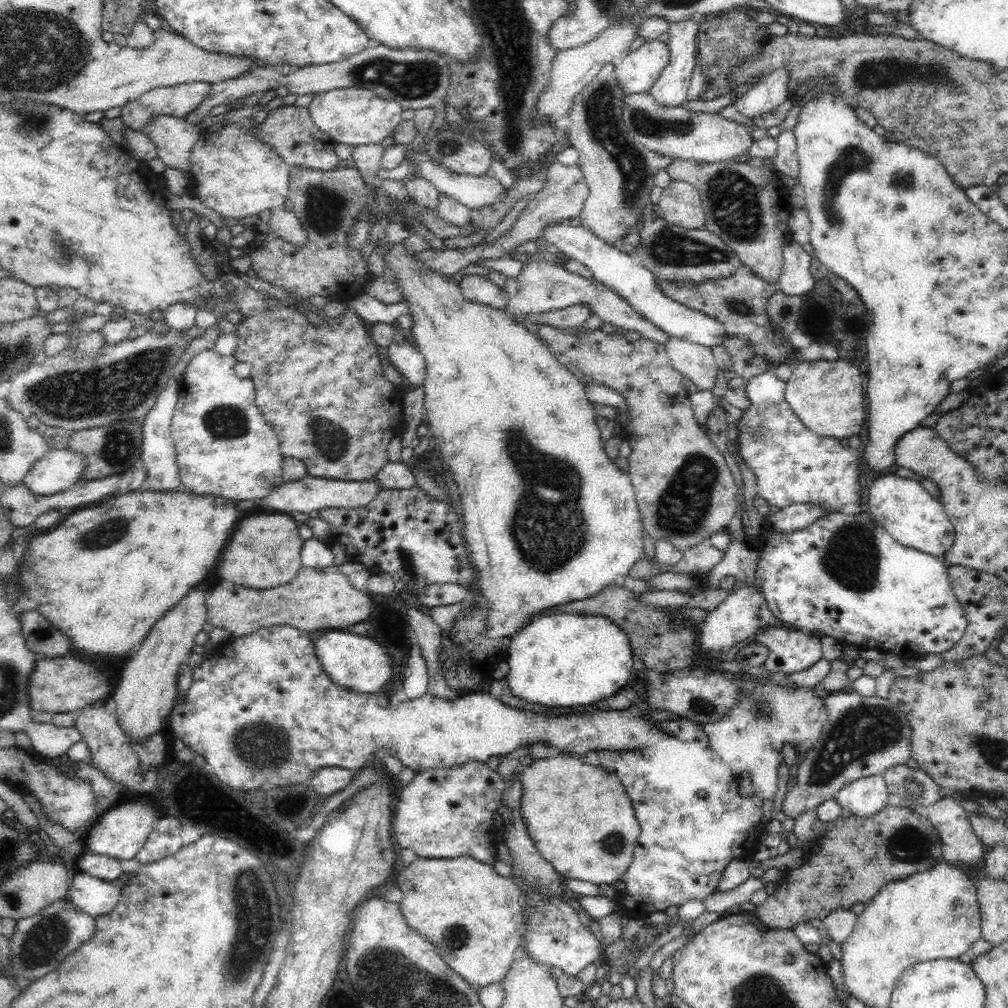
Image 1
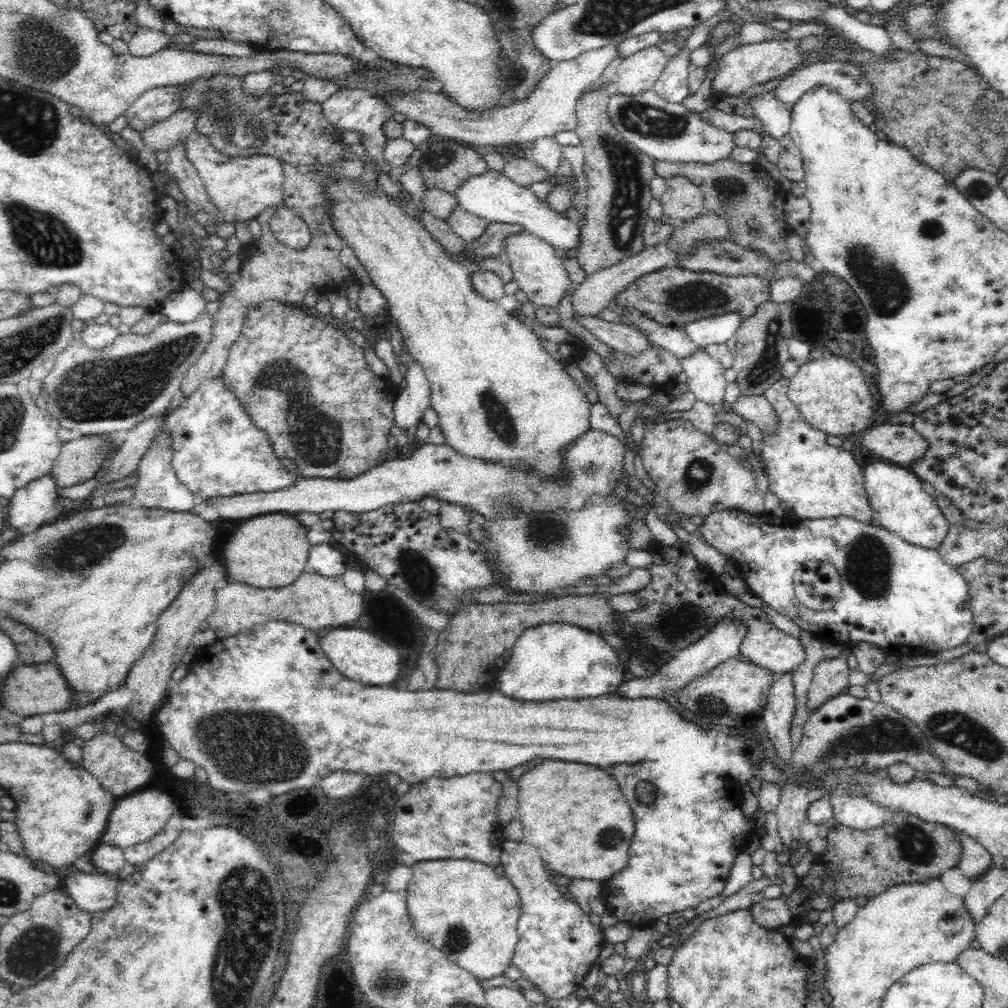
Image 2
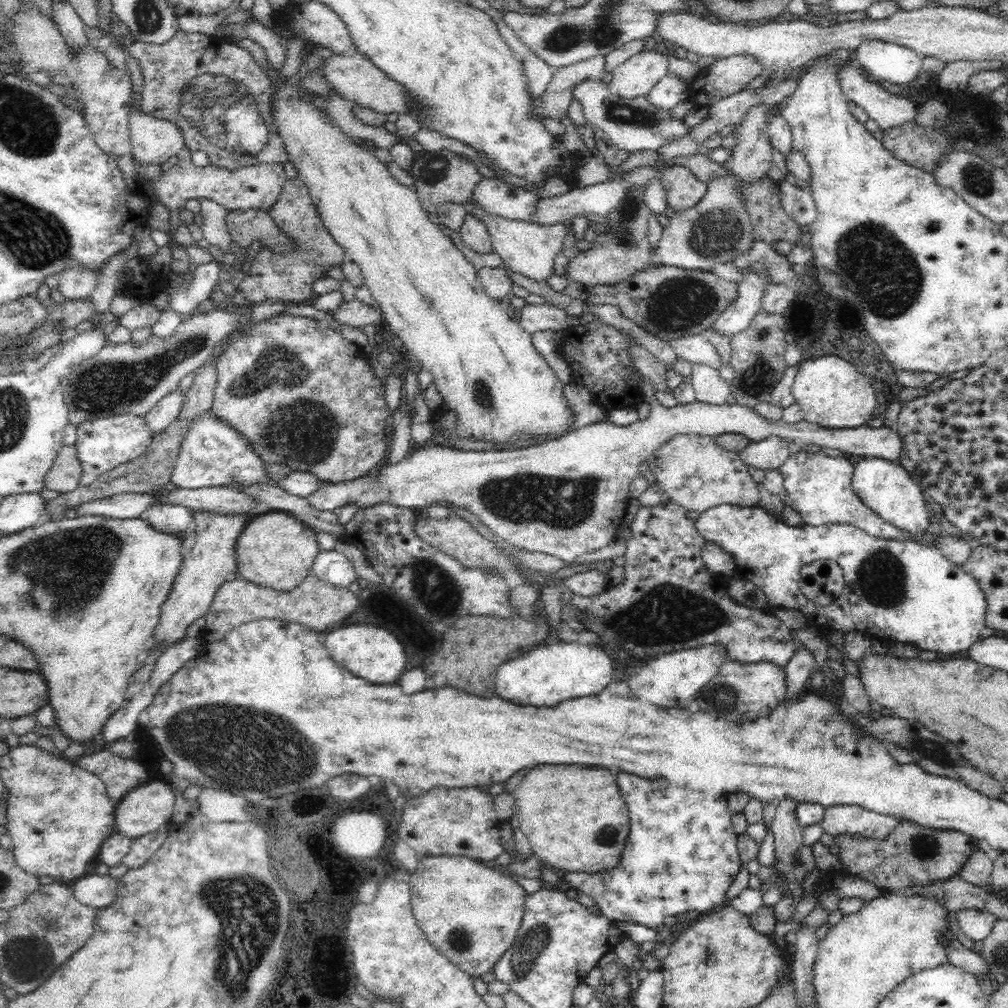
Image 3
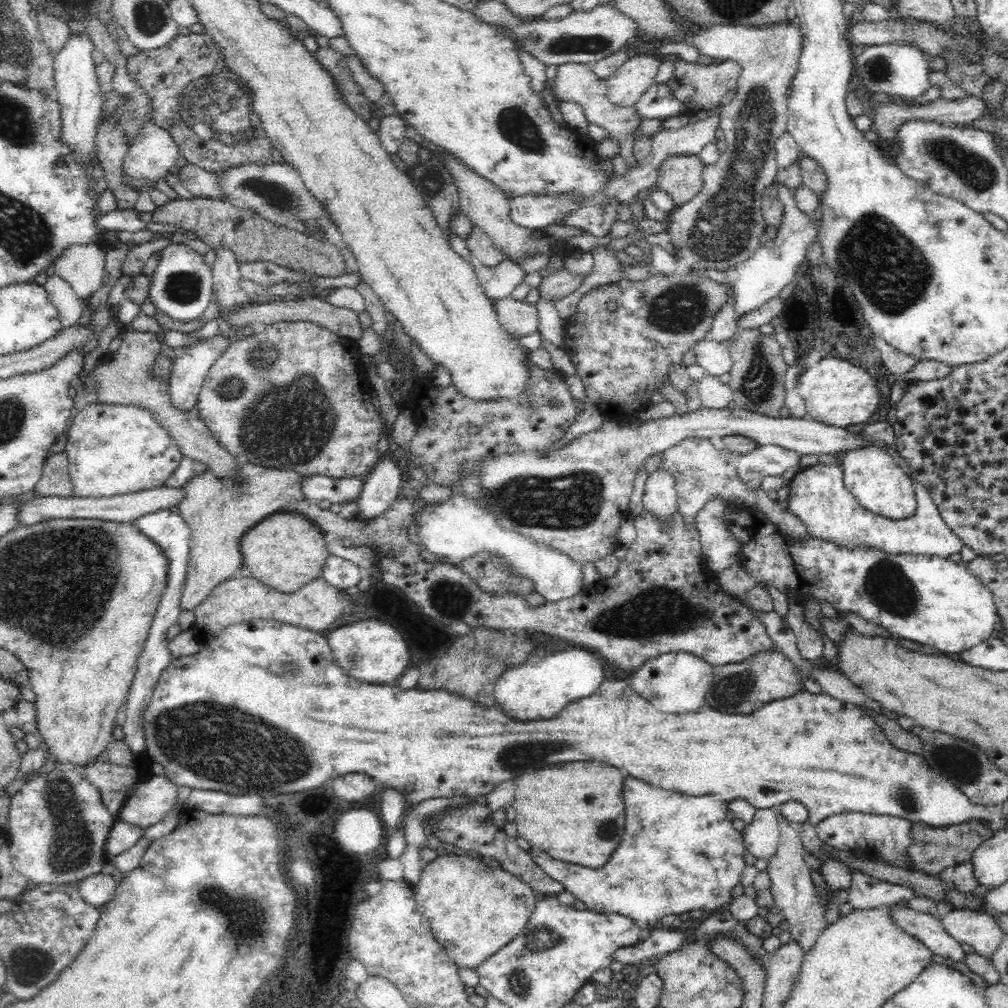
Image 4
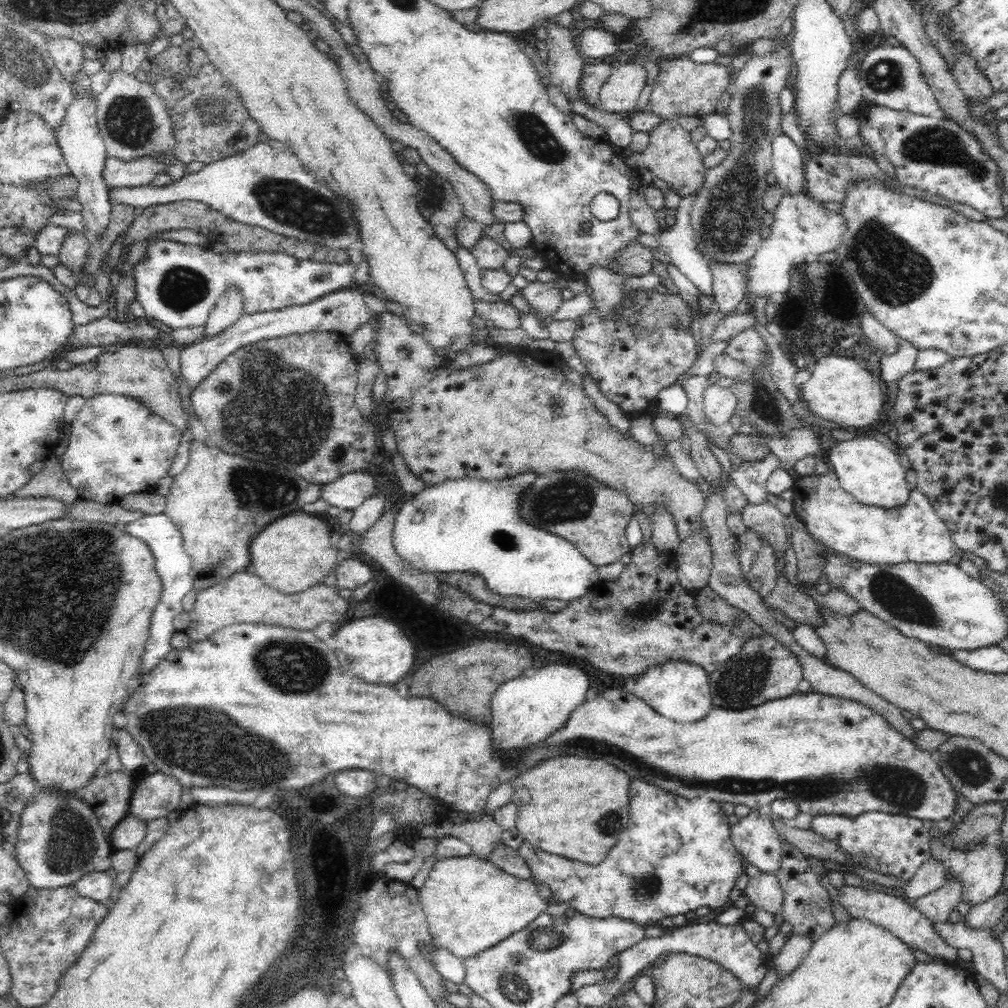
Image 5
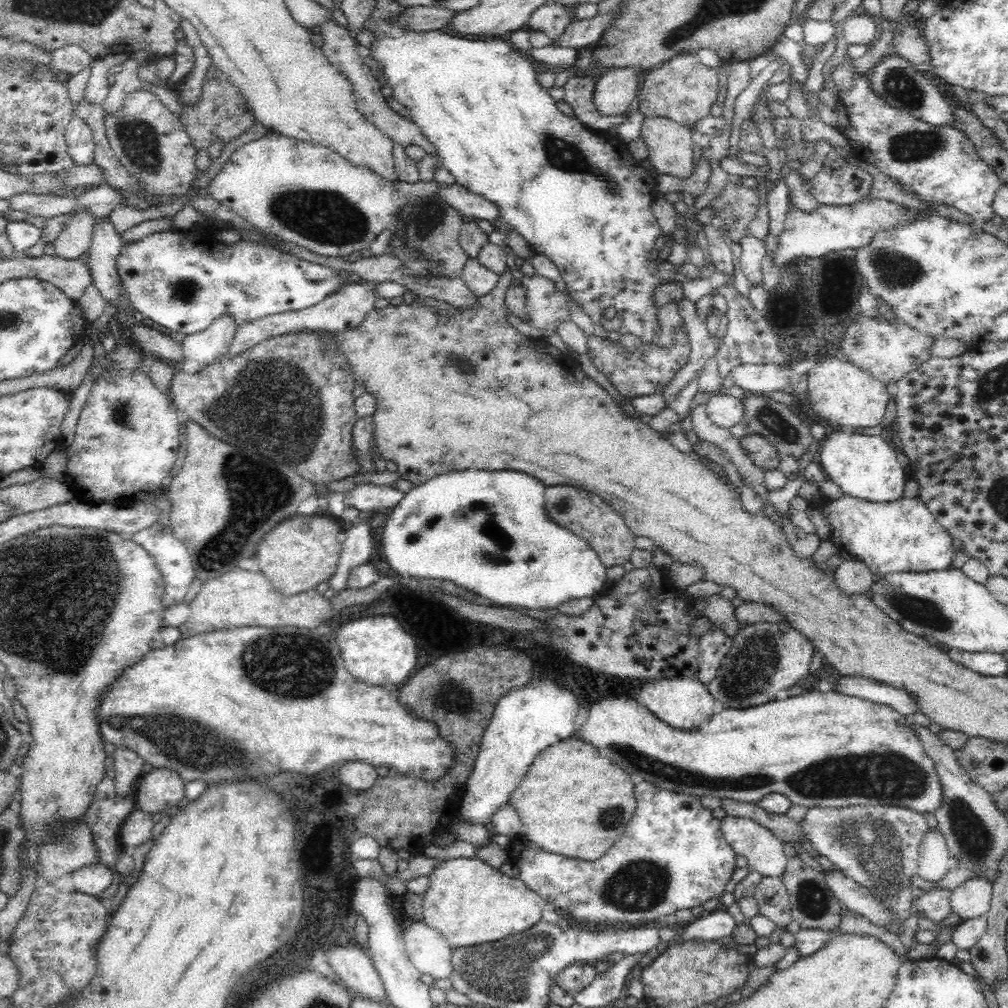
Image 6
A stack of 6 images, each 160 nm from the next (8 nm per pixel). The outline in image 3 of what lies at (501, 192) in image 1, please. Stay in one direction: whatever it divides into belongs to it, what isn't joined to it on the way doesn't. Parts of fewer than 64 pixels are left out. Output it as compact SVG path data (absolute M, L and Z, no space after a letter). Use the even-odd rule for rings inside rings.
M482 179L473 190L471 202L488 213L510 220L529 222L535 212L536 197L532 192L496 179Z

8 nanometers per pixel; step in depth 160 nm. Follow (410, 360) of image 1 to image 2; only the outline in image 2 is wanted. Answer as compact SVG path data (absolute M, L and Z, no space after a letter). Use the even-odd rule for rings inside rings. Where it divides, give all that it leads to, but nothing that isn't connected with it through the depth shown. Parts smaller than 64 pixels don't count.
M418 363L403 368L405 386L396 396L393 407L394 426L408 433L409 438L423 419L429 405L431 388L424 369Z

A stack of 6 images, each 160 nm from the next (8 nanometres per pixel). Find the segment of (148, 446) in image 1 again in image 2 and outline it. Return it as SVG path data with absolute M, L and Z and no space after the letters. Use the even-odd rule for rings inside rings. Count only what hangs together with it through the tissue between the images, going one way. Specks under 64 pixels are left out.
M162 428L162 434L154 440L137 466L140 480L134 488L132 502L148 509L162 509L177 513L190 513L197 502L196 496L184 487L172 468L172 444L168 430Z

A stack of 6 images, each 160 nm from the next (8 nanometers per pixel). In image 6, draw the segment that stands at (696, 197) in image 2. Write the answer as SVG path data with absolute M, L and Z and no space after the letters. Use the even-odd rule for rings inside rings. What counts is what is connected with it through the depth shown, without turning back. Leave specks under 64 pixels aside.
M644 116L640 132L657 173L680 178L692 174L697 155L690 128L664 116Z

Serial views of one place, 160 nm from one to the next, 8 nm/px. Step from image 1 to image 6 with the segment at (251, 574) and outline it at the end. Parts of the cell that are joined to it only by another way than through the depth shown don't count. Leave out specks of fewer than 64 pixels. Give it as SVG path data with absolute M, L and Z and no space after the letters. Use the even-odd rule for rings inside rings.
M294 514L276 525L257 544L255 556L258 557L261 571L279 593L292 596L326 582L337 568L342 552L342 542L338 540L341 531L338 523L327 517Z

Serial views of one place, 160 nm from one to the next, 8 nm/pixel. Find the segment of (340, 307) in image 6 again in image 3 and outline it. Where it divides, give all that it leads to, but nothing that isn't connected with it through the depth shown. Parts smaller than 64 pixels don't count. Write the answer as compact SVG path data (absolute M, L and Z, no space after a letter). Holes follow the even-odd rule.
M179 386L174 388L145 415L148 429L152 433L162 433L180 415L183 400L186 398L185 392Z

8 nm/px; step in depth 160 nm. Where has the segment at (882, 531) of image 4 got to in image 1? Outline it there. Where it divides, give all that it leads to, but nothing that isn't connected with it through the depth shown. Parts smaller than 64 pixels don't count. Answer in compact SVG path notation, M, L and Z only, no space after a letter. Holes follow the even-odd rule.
M770 371L754 376L745 387L749 398L748 410L739 420L740 440L738 450L740 458L752 468L758 479L757 490L771 506L779 509L793 504L818 505L824 514L840 512L848 504L865 507L866 476L859 470L858 453L840 444L840 439L825 439L821 435L806 429L796 417L796 413L785 399L785 382Z

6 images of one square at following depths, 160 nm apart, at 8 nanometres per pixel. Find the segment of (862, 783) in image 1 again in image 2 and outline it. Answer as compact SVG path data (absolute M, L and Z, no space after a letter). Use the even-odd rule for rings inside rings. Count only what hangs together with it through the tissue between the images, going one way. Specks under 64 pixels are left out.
M838 789L828 799L832 805L833 824L838 823L854 830L868 830L881 827L886 822L888 812L866 797L850 797L844 789Z

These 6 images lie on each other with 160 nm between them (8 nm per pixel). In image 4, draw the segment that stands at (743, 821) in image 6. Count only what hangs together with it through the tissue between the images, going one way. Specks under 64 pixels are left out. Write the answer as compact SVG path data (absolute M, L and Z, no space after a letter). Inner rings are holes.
M774 807L756 809L753 819L744 826L742 842L754 860L770 860L779 843L778 817Z

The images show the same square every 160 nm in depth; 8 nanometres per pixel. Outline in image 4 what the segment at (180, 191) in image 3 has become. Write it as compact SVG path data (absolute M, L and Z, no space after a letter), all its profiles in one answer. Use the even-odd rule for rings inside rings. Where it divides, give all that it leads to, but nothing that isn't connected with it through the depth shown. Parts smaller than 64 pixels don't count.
M192 163L176 169L176 172L182 184L194 197L220 199L220 196L222 196L222 191L218 187L218 181L216 181L214 173Z

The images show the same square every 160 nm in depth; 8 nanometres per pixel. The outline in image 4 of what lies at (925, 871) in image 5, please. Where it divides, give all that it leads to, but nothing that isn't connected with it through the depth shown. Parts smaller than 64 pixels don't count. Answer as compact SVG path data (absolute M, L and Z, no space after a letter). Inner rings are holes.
M853 871L850 880L850 903L857 910L874 909L892 904L904 904L918 894L902 885L878 880L873 876Z

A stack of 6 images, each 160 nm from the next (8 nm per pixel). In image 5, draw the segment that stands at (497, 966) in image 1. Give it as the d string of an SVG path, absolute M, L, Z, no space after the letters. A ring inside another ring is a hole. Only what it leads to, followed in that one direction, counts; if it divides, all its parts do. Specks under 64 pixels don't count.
M473 855L436 860L418 892L419 906L425 913L433 944L447 948L460 960L478 955L482 950L523 930L546 911L549 903L540 897L534 882L516 878L498 868L491 860L478 859Z

